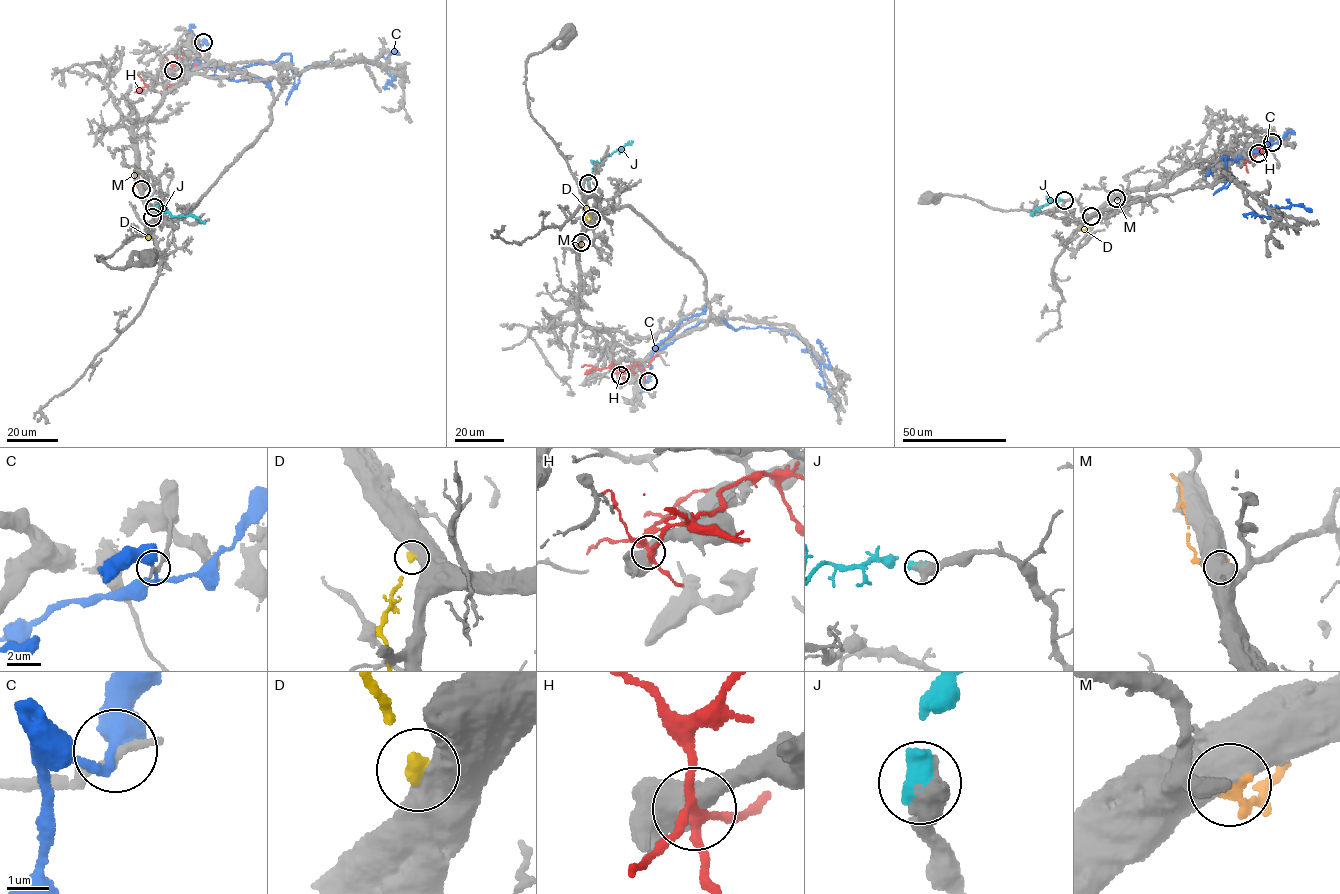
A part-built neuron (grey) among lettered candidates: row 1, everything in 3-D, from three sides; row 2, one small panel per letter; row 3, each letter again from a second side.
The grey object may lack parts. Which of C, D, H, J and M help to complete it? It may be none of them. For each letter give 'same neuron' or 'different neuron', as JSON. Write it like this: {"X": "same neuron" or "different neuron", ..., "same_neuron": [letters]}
{"C": "different neuron", "D": "different neuron", "H": "different neuron", "J": "same neuron", "M": "different neuron", "same_neuron": ["J"]}

